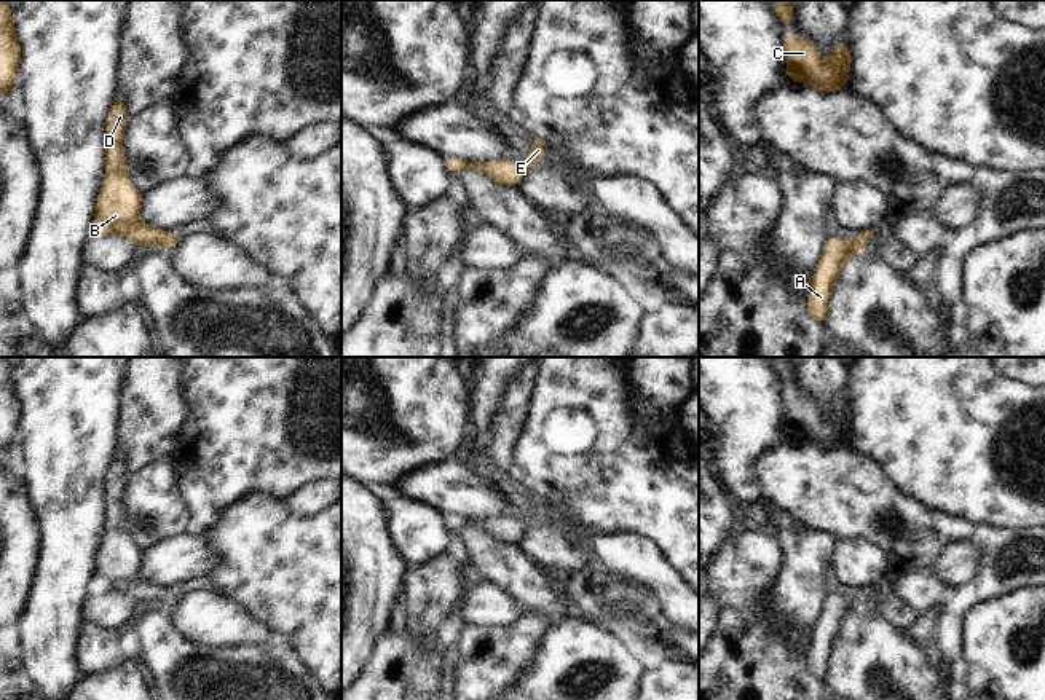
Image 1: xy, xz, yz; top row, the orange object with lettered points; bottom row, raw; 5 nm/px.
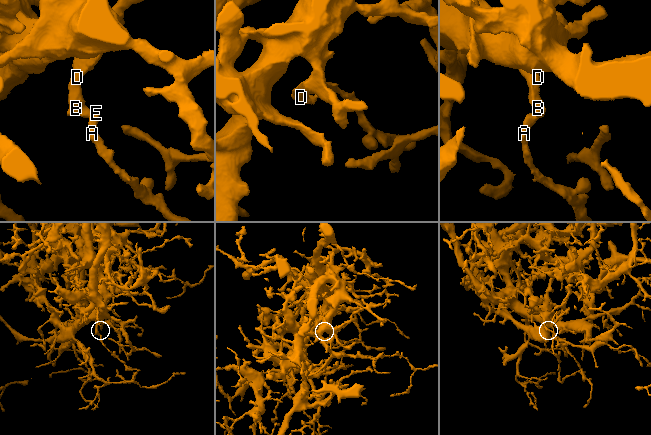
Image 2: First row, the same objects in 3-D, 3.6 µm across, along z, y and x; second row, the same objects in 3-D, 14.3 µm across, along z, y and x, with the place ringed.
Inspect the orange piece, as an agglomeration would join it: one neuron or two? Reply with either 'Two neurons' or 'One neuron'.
One neuron.

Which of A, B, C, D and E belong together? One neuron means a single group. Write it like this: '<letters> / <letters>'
A B C D E

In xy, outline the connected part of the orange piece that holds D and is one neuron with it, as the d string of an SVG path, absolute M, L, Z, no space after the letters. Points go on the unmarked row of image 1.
M115 453L105 482L105 531L88 595L123 592L137 603L160 603L166 609L174 608L180 598L177 590L145 582L139 576L144 552L126 531L126 510L123 507L123 490L128 478L126 462L120 453Z

